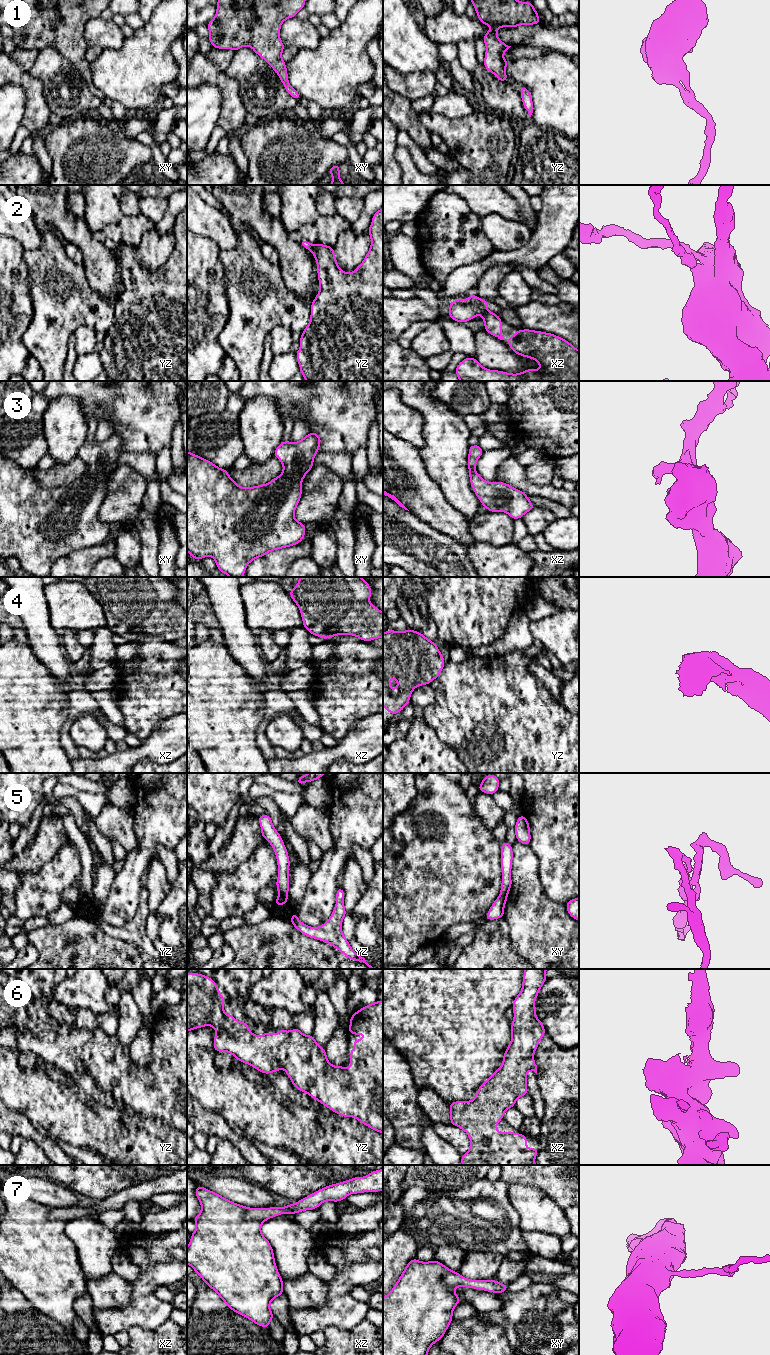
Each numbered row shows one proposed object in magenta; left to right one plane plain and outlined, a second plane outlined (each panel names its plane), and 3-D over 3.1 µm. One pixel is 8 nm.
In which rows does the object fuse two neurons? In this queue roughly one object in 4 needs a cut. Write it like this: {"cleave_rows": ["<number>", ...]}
{"cleave_rows": ["2", "5"]}

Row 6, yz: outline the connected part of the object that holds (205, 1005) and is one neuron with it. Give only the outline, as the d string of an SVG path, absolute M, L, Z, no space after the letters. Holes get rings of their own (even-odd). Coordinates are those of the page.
M187 973L187 1032L210 1025L217 1032L214 1035L215 1052L229 1052L238 1061L248 1064L263 1074L278 1072L281 1068L287 1073L293 1086L308 1094L328 1109L342 1117L356 1118L369 1128L383 1134L383 1001L362 1007L350 1017L348 1032L364 1034L364 1039L352 1041L355 1048L350 1050L350 1070L345 1066L333 1066L327 1059L325 1048L316 1043L314 1036L303 1034L297 1027L291 1031L279 1029L277 1034L266 1031L261 1036L254 1035L247 1022L237 1021L232 1014L224 1013L225 1000L216 982L200 973Z

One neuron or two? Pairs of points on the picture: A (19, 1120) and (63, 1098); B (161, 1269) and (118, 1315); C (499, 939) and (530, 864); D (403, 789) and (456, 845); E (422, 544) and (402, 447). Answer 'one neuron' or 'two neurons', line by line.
A: two neurons
B: one neuron
C: two neurons
D: two neurons
E: two neurons

